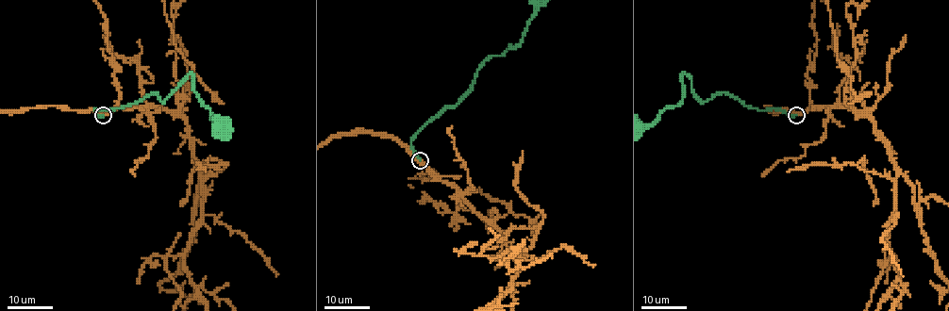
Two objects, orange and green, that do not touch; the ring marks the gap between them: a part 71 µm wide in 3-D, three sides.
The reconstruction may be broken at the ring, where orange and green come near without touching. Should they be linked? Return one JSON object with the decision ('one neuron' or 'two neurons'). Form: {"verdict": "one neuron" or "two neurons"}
{"verdict": "two neurons"}

